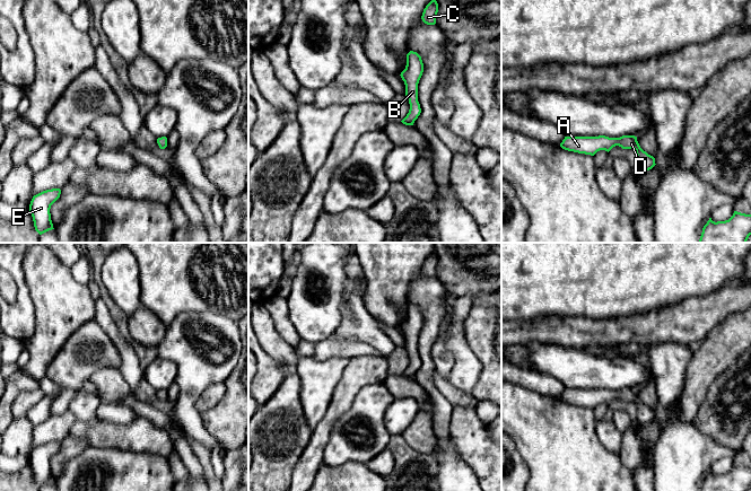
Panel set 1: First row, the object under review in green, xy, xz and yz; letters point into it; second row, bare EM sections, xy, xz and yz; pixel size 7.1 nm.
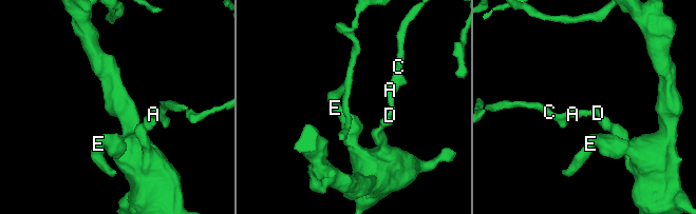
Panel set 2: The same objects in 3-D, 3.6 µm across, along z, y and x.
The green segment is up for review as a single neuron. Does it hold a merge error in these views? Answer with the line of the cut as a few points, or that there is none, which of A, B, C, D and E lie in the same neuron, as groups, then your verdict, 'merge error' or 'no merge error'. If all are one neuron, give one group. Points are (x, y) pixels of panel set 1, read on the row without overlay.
cut none; groups A B C D E; no merge error

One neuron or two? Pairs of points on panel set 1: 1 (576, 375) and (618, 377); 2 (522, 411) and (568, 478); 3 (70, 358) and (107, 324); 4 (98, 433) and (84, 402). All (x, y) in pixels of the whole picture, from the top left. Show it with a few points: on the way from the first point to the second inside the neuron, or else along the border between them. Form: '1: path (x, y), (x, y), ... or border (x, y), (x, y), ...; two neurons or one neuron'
1: path (586, 375), (608, 375); one neuron
2: path (539, 428), (562, 452), (566, 461); one neuron
3: border (94, 318), (118, 350); two neurons
4: border (77, 419), (83, 421), (94, 420); two neurons

